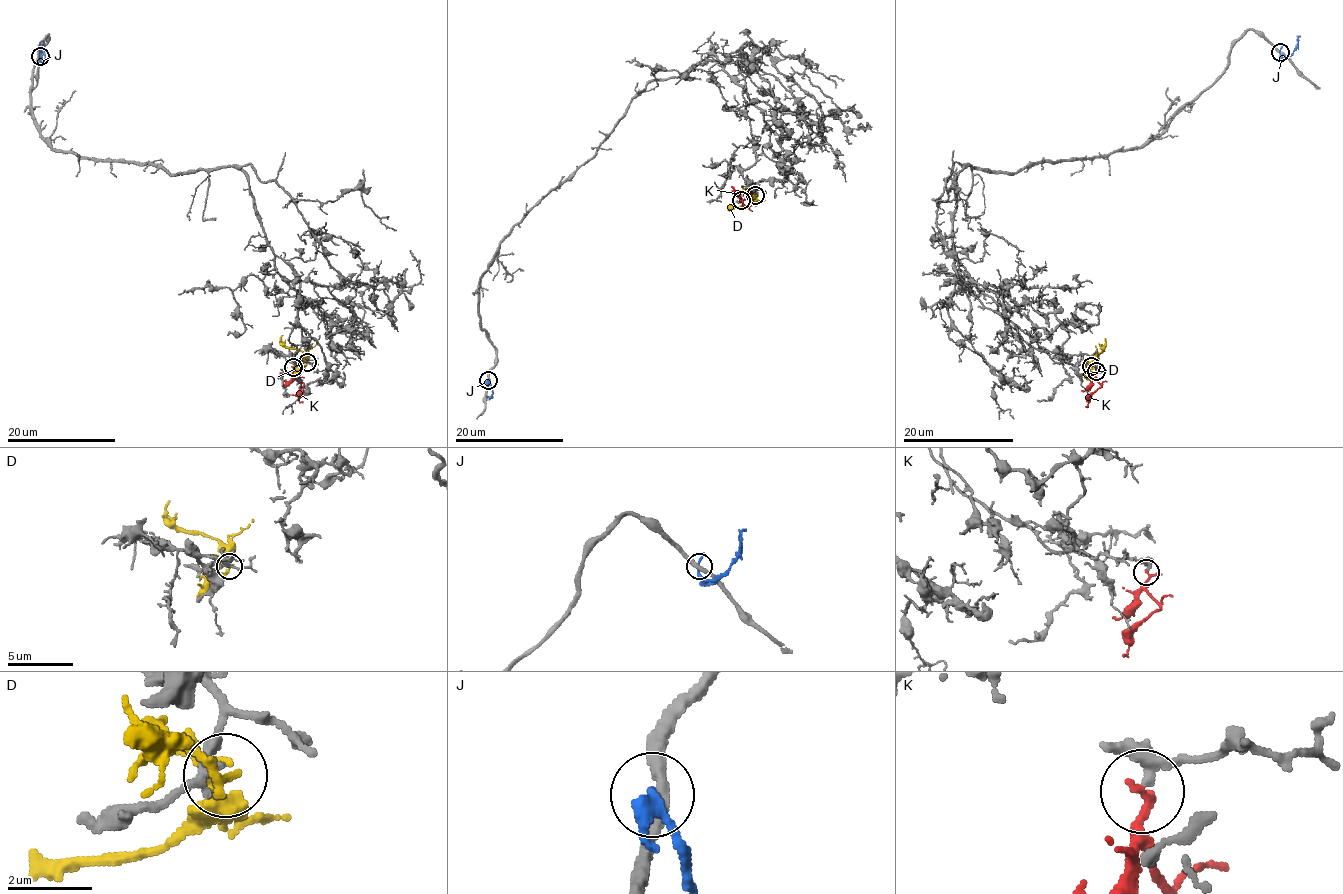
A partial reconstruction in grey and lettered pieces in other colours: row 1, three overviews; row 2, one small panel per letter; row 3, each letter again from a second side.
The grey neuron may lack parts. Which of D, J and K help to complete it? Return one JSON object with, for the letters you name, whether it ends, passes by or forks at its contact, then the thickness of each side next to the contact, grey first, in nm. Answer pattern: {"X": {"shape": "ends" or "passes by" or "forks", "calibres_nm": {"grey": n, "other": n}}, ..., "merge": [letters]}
{"merge": []}

